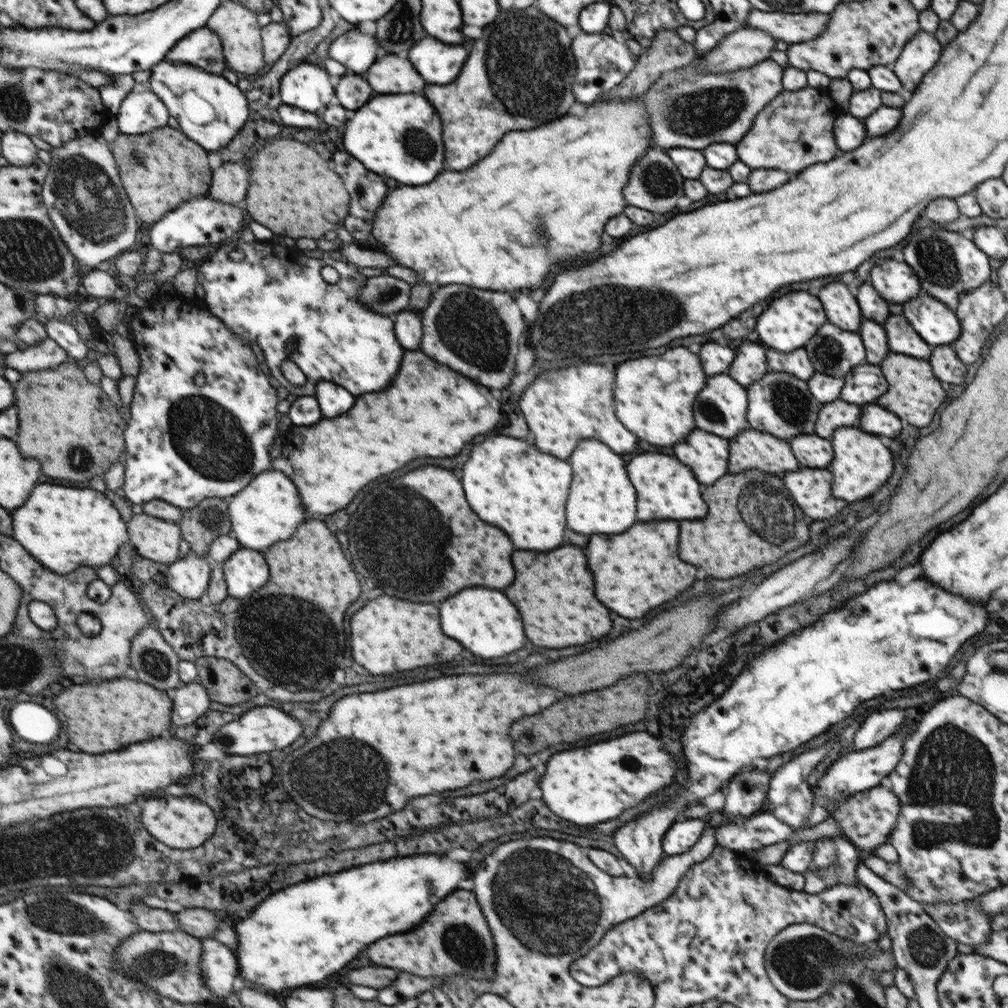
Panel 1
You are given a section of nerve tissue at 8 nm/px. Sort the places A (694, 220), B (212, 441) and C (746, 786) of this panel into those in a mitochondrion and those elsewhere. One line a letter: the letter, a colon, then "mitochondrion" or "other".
A: other
B: mitochondrion
C: other

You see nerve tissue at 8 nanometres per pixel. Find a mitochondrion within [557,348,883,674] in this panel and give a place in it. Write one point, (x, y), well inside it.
(766, 507)

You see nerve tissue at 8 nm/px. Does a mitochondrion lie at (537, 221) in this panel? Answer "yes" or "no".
yes

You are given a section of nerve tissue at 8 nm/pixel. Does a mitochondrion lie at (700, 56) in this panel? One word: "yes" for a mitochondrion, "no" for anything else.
no

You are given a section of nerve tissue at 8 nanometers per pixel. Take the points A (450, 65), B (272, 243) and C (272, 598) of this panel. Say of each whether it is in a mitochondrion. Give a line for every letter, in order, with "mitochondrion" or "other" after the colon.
A: other
B: other
C: mitochondrion

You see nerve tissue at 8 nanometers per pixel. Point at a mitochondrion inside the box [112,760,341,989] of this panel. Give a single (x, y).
(150, 964)

